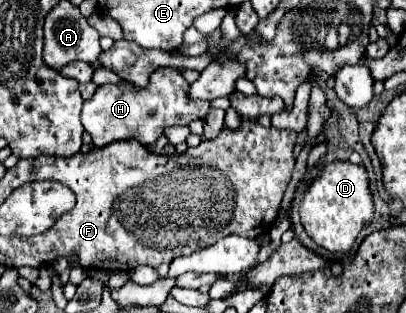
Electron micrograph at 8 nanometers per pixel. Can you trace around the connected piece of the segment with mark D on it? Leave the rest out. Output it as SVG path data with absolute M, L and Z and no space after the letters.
M335 160L327 164L321 176L303 194L299 206L305 232L329 252L349 252L357 234L373 220L373 196L369 190L369 174L363 166Z

